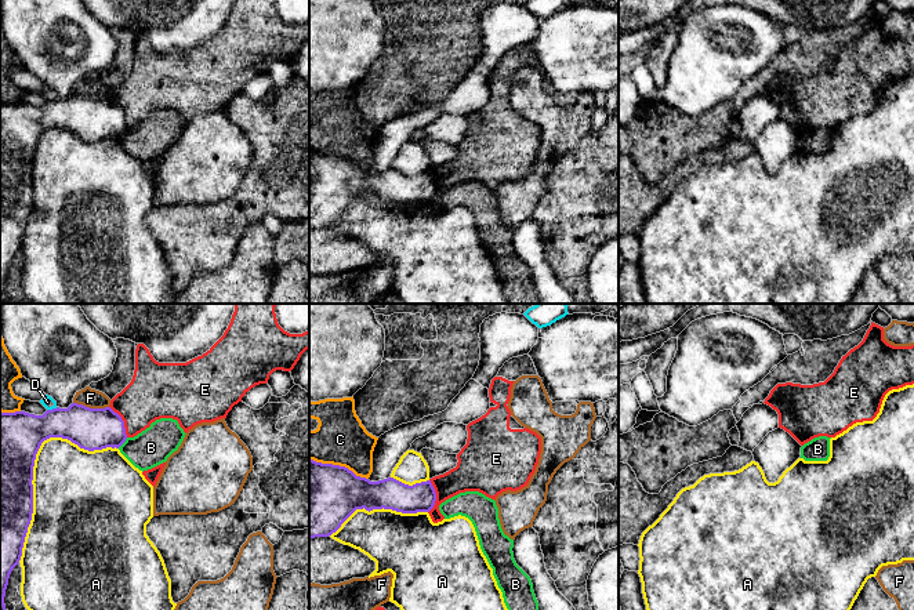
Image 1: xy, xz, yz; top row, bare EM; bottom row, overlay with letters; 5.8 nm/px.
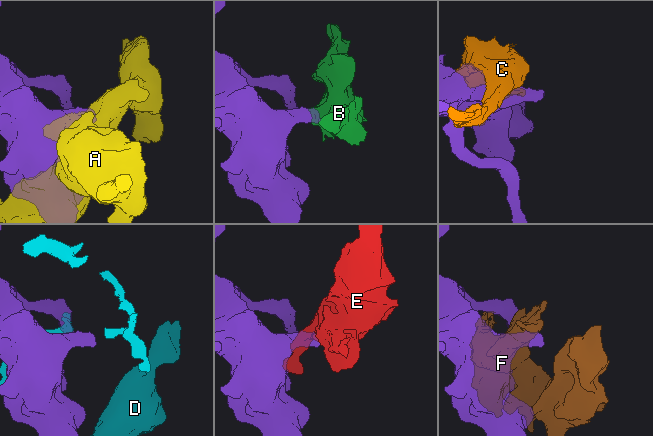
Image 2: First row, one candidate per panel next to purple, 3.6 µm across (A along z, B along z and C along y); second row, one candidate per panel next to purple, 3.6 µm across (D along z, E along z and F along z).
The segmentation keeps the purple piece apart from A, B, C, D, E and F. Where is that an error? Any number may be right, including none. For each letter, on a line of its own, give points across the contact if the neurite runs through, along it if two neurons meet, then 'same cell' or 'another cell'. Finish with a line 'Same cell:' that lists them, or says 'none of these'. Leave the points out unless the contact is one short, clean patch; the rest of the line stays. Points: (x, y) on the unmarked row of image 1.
A: another cell
B: along xy (127, 129), (118, 138) | another cell
C: another cell
D: another cell
E: along xz (430, 170), (435, 184), (435, 195), (428, 203) | another cell
F: another cell
Same cell: none of these

